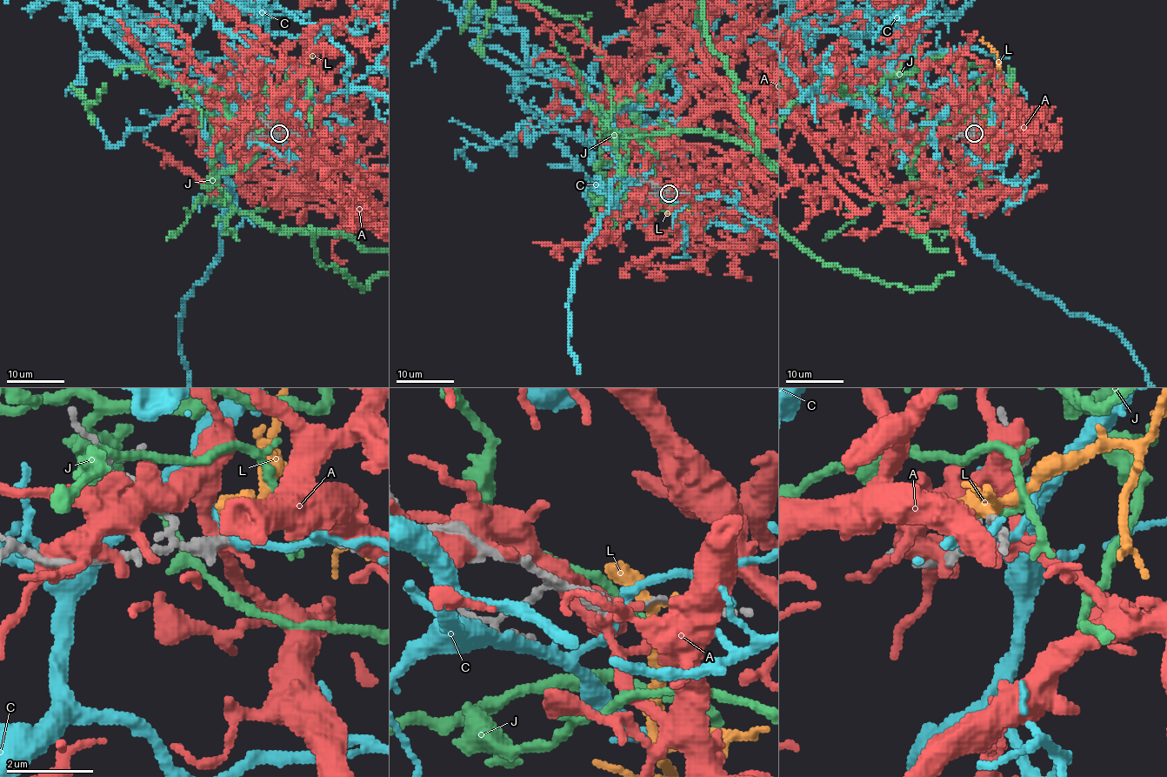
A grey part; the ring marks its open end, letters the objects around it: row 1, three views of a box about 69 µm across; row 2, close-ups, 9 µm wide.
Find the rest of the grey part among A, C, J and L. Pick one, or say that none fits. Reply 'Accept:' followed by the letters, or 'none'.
Accept: none

